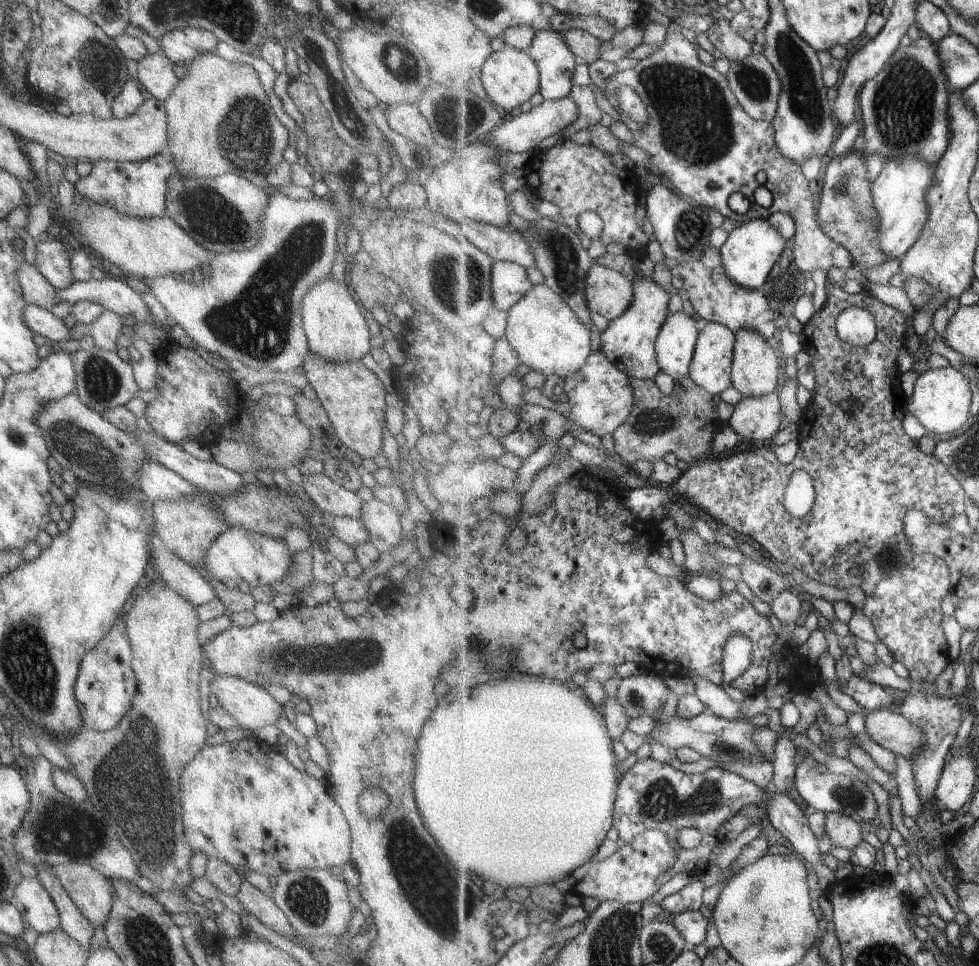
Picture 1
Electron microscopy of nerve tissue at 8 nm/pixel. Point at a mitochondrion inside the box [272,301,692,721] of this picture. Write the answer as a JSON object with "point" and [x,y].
{"point":[659,419]}

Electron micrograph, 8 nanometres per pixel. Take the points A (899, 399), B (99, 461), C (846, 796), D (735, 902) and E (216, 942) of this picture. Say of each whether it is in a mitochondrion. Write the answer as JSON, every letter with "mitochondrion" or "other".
{"A":"other","B":"mitochondrion","C":"mitochondrion","D":"other","E":"other"}

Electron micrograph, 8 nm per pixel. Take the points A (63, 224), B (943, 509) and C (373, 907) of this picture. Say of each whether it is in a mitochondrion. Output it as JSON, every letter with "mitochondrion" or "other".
{"A":"other","B":"other","C":"other"}

